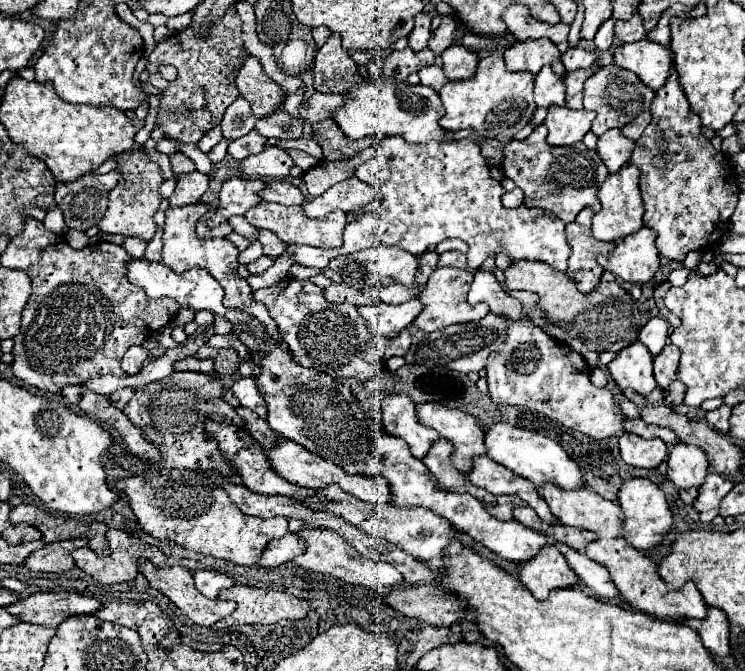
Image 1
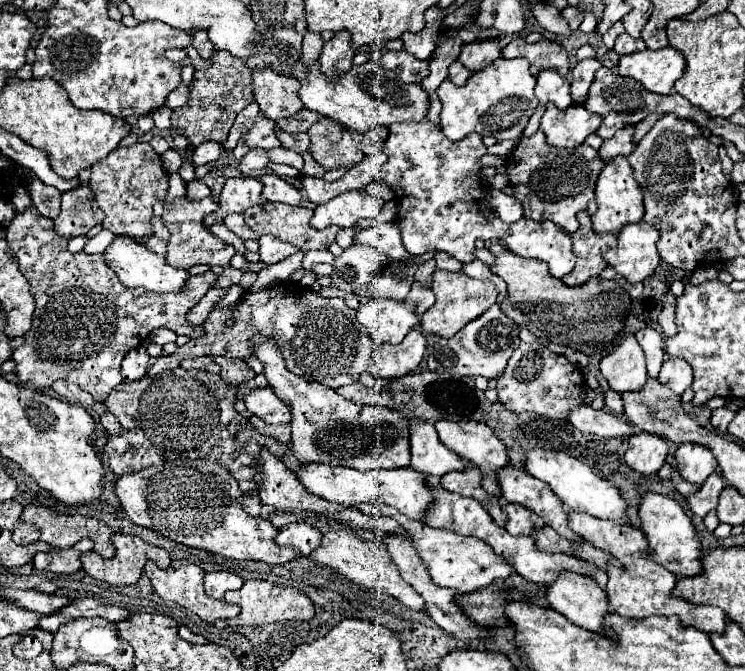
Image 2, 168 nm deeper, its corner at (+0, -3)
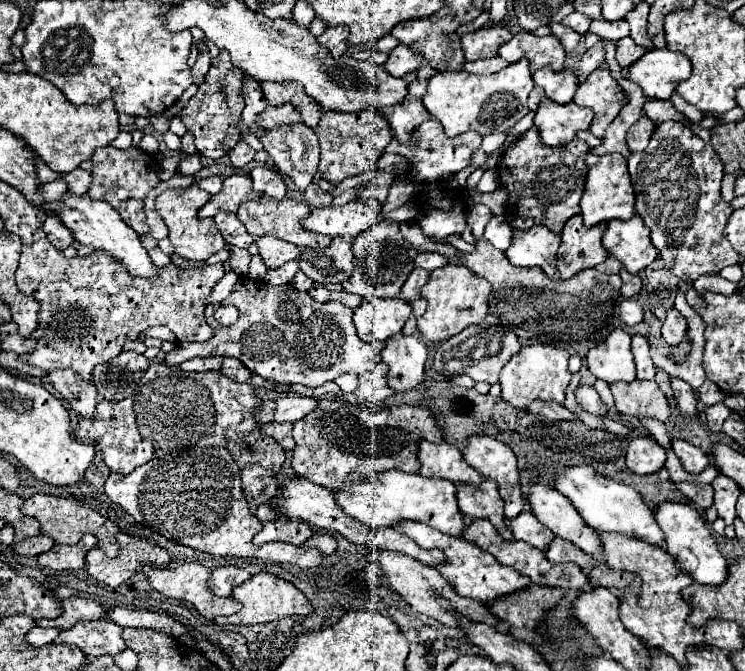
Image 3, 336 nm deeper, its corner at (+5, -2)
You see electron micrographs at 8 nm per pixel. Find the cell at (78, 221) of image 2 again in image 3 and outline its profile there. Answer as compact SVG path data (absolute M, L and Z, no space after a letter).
M50 213L50 217L44 223L44 231L46 231L48 239L52 241L52 245L58 249L66 249L66 247L74 245L72 231L62 223L62 219L56 213Z

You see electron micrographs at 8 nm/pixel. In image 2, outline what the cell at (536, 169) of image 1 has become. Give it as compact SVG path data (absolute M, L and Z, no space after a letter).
M537 130L533 136L523 136L517 148L505 160L509 184L515 190L515 198L523 204L523 216L531 220L551 220L563 232L571 234L579 228L577 212L587 210L595 198L595 182L605 162L599 152L587 144L573 150L553 148L545 142L545 134Z

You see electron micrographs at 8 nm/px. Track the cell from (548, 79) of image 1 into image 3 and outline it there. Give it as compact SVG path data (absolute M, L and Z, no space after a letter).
M538 69L534 75L534 83L546 91L546 97L558 103L570 103L576 89L578 89L578 79L572 71L552 71L552 69Z

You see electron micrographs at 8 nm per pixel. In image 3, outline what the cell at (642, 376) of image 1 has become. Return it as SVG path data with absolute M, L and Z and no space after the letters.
M622 329L612 331L606 341L590 349L586 355L586 363L594 377L606 383L632 383L636 379L634 357L630 351L630 335Z

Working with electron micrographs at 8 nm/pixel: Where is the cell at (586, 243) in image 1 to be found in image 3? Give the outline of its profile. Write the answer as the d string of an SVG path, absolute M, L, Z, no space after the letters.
M574 215L566 221L562 231L562 245L558 249L558 271L562 279L570 279L582 269L596 267L608 257L606 249L602 247L604 231L606 223L586 227L580 215Z

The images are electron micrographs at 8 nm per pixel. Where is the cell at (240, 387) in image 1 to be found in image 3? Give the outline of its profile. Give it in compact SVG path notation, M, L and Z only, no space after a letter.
M286 393L282 397L276 397L276 409L274 409L274 423L284 423L284 421L298 421L302 415L310 413L316 407L316 399Z

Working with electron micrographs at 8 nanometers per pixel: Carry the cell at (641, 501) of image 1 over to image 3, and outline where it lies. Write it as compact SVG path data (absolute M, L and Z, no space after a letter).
M664 501L654 509L654 519L660 525L660 529L664 531L664 549L666 549L668 555L674 557L676 565L684 573L688 573L696 583L720 585L722 581L726 581L728 561L718 551L716 541L706 527L706 521L702 521L700 517L702 515L688 503Z

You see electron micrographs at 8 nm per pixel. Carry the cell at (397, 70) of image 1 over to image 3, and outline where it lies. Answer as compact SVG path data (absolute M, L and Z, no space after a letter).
M398 45L390 55L388 61L384 63L384 69L392 77L400 77L404 81L414 81L414 79L430 79L436 71L424 61L424 57L418 57L418 53L406 49L406 45Z

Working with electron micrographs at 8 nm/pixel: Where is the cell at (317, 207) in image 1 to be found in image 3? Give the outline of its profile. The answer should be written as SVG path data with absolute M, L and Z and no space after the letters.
M352 201L342 207L320 207L312 209L310 217L302 219L302 227L330 237L340 235L344 239L354 239L378 221L378 211L380 205L376 203L374 209L368 201Z

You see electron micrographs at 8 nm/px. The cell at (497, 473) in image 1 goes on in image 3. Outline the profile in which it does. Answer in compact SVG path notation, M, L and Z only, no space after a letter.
M536 483L528 493L528 503L530 511L538 517L538 521L548 527L554 535L572 541L576 547L586 553L592 553L594 557L600 555L602 547L596 531L578 517L570 501L558 495L556 489L552 489L550 485Z

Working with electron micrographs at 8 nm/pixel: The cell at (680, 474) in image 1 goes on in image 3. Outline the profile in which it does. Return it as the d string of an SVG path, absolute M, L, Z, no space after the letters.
M674 439L674 441L672 441L672 449L674 449L674 453L678 455L682 467L684 467L688 473L692 473L692 475L702 473L704 467L710 465L708 455L706 455L700 447L694 447L692 443L688 443L688 441L684 441L684 439Z

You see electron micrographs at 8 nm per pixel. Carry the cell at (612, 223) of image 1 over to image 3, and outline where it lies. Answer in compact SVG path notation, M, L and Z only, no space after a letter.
M588 153L586 165L588 165L586 189L580 201L584 223L588 227L594 227L600 223L608 223L612 219L630 219L636 211L634 211L634 189L630 183L626 159L620 153L610 153L604 157Z

